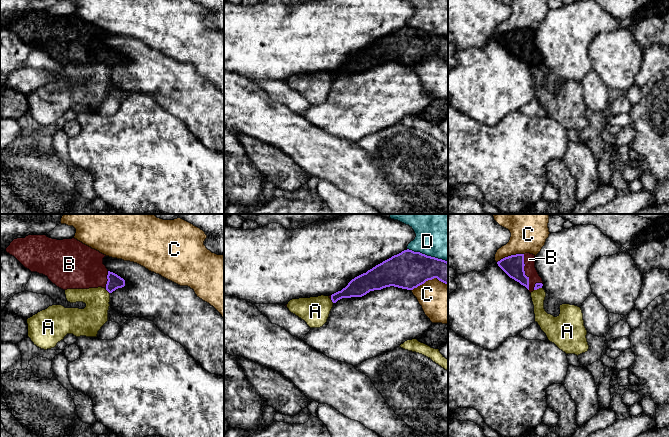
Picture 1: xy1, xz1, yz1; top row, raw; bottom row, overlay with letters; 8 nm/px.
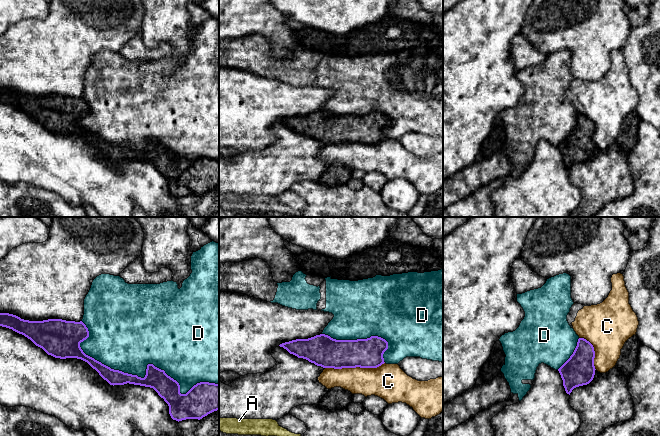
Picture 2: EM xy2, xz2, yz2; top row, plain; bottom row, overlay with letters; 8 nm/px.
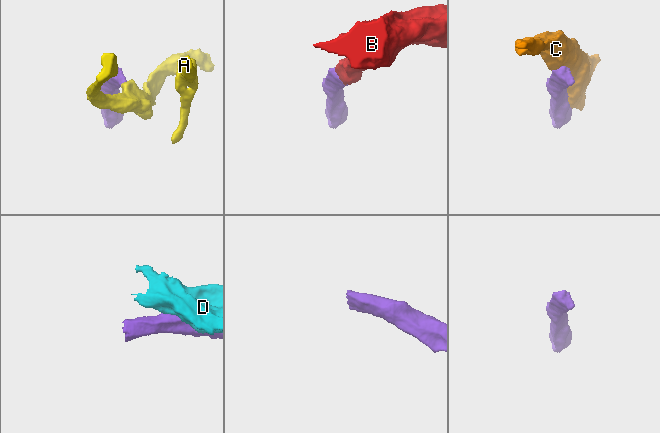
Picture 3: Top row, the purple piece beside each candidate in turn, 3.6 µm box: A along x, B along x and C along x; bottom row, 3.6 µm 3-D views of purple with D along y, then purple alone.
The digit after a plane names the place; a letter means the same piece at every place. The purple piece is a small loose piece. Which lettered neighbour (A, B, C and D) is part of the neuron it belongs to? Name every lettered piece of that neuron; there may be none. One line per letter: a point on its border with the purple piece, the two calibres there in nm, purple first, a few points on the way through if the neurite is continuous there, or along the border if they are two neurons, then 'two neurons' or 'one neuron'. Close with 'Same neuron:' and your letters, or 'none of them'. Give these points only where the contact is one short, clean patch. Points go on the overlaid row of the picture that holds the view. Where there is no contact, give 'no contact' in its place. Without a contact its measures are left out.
A: meets purple in xy1 at (107, 290); 120 nm thick on the purple side, 200 nm on the other; border along xy1 (105, 289), (109, 293); two neurons
B: meets purple in yz1 at (524, 272); 170 nm thick on the purple side, 100 nm on the other; runs through yz1 (513, 266), (519, 267), (524, 272), (524, 264), (529, 259); one neuron
C: meets purple in xz2 at (354, 367); 240 nm thick on the purple side, 240 nm on the other; two neurons
D: meets purple in xy2 at (144, 377); 180 nm thick on the purple side, 360 nm on the other; two neurons
Same neuron: B

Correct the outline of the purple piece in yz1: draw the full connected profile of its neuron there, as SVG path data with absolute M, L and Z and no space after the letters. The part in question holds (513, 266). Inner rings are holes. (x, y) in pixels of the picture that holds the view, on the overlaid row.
M530 253L505 257L498 266L512 279L525 286L529 292L542 288L543 281L535 268L535 255Z

